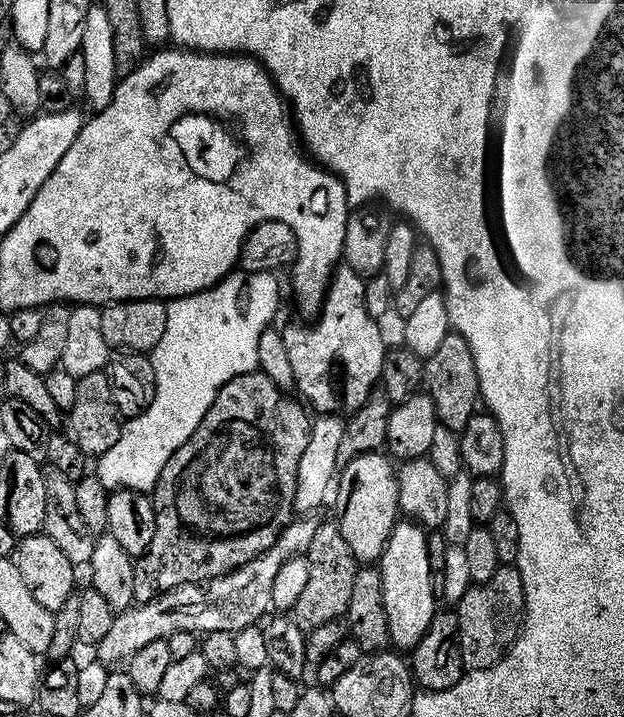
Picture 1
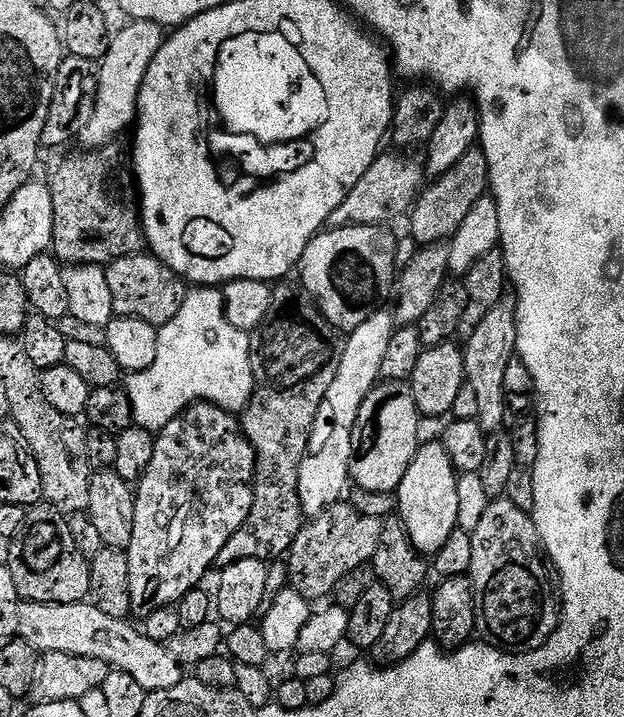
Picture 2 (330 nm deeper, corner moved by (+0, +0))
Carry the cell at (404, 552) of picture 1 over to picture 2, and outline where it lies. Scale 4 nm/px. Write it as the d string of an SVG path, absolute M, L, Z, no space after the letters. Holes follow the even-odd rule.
M421 443L410 470L406 470L406 478L402 478L400 487L394 493L398 518L404 523L413 547L421 554L435 554L442 550L451 532L457 529L458 475L452 468L453 459L443 443Z

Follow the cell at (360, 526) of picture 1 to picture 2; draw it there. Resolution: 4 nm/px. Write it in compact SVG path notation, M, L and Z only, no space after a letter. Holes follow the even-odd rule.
M380 382L362 402L352 431L352 453L348 463L349 481L361 492L395 493L406 470L420 449L422 415L416 408L408 382Z

